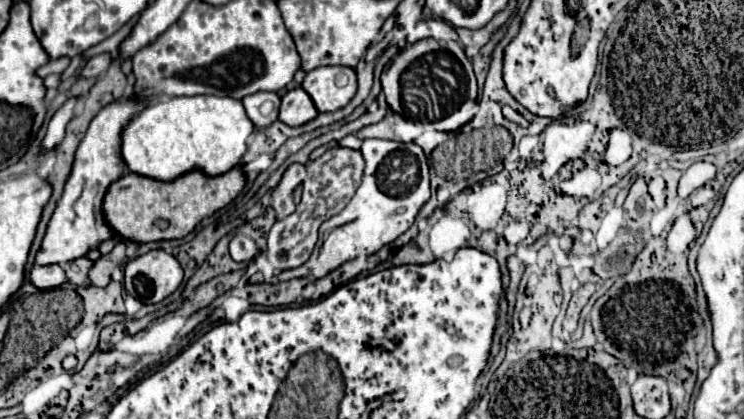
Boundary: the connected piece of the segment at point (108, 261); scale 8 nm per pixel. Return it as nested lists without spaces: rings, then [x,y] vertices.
[[[117,243],[113,247],[111,253],[103,255],[101,259],[95,261],[93,265],[93,271],[89,271],[89,279],[93,285],[97,287],[105,287],[109,281],[111,281],[111,273],[115,267],[119,267],[123,261],[125,261],[125,243]]]

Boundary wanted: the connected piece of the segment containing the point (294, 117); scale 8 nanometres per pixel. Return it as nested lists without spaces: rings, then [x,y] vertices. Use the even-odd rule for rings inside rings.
[[[301,87],[291,89],[283,95],[281,109],[279,109],[279,121],[283,121],[285,125],[299,127],[299,125],[313,121],[317,115],[319,115],[319,111],[317,111],[315,103]]]

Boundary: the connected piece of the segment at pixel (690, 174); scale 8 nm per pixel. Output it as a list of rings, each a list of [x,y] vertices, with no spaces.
[[[693,163],[681,177],[679,181],[679,195],[681,197],[689,197],[697,187],[703,187],[707,181],[711,181],[715,177],[717,169],[713,163]]]

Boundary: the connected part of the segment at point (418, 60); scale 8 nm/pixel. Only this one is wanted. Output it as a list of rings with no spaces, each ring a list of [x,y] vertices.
[[[421,39],[397,53],[381,73],[387,105],[413,123],[433,123],[437,131],[457,131],[475,117],[477,81],[469,57],[455,41]]]

